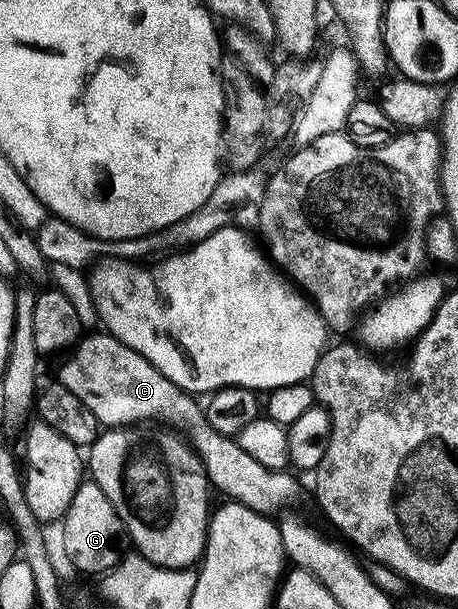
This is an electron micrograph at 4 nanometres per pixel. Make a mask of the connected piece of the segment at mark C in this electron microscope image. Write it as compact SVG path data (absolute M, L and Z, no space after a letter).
M108 333L101 334L89 334L81 340L71 355L67 356L70 358L58 373L58 379L86 404L103 428L131 428L153 422L150 421L152 419L160 419L162 421L159 422L186 433L204 465L209 484L226 495L227 500L248 506L255 513L277 516L276 513L299 497L300 485L291 472L272 472L255 462L242 450L237 440L224 437L214 427L210 427L204 409L191 394L166 379L152 363L116 337Z

